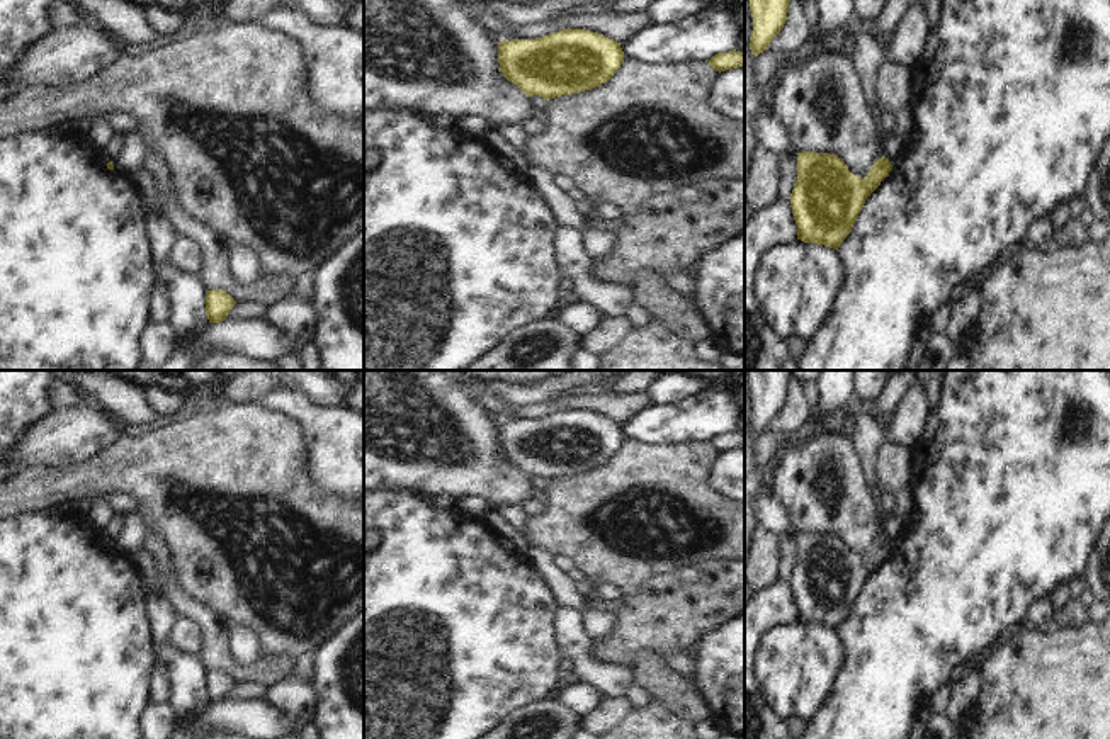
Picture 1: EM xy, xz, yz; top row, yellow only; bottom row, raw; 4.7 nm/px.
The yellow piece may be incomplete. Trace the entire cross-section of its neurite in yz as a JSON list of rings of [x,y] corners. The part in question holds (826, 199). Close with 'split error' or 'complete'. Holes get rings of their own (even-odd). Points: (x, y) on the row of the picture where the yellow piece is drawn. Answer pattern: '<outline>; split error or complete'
[[[797,153],[797,180],[789,197],[797,240],[838,250],[850,234],[865,199],[891,170],[891,161],[882,156],[862,178],[853,175],[836,155]]]; complete

